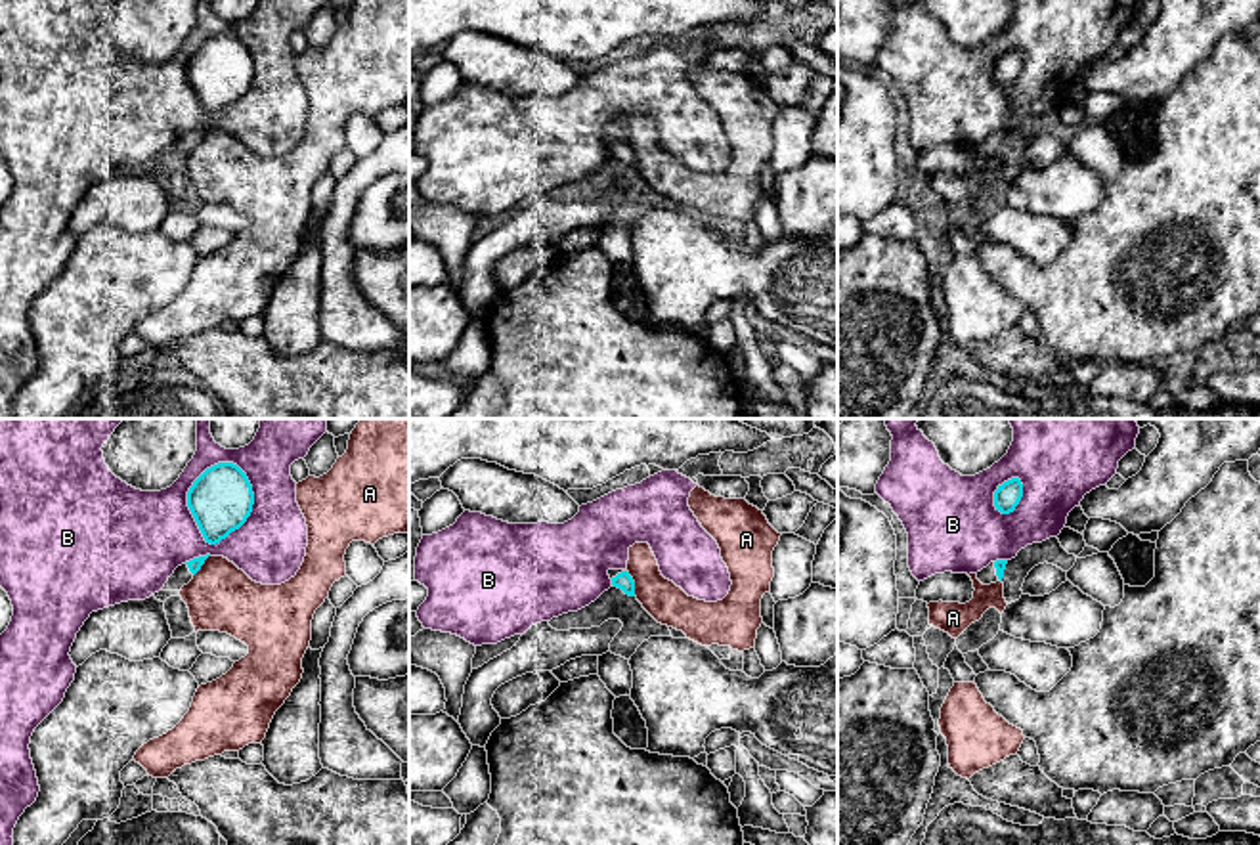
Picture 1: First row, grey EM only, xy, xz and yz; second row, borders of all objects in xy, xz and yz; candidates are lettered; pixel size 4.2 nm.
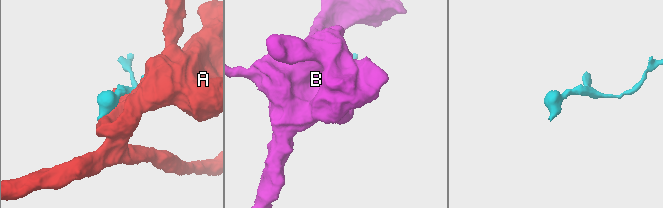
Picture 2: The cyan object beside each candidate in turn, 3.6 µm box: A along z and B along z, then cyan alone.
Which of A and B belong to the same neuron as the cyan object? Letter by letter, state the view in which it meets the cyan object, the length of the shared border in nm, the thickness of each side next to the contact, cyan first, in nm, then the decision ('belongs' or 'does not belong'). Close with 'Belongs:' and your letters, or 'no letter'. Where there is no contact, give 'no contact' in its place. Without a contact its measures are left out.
A: xz | 120 nm | 70/170 nm | does not belong
B: xy | 380 nm | 280/300 nm | does not belong
Belongs: no letter

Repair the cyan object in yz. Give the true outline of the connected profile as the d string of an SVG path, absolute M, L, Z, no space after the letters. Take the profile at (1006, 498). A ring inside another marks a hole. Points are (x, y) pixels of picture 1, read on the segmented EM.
M1011 478L1002 486L998 486L998 489L994 491L994 507L1002 514L1010 514L1015 510L1021 497L1023 497L1023 484L1019 478Z

